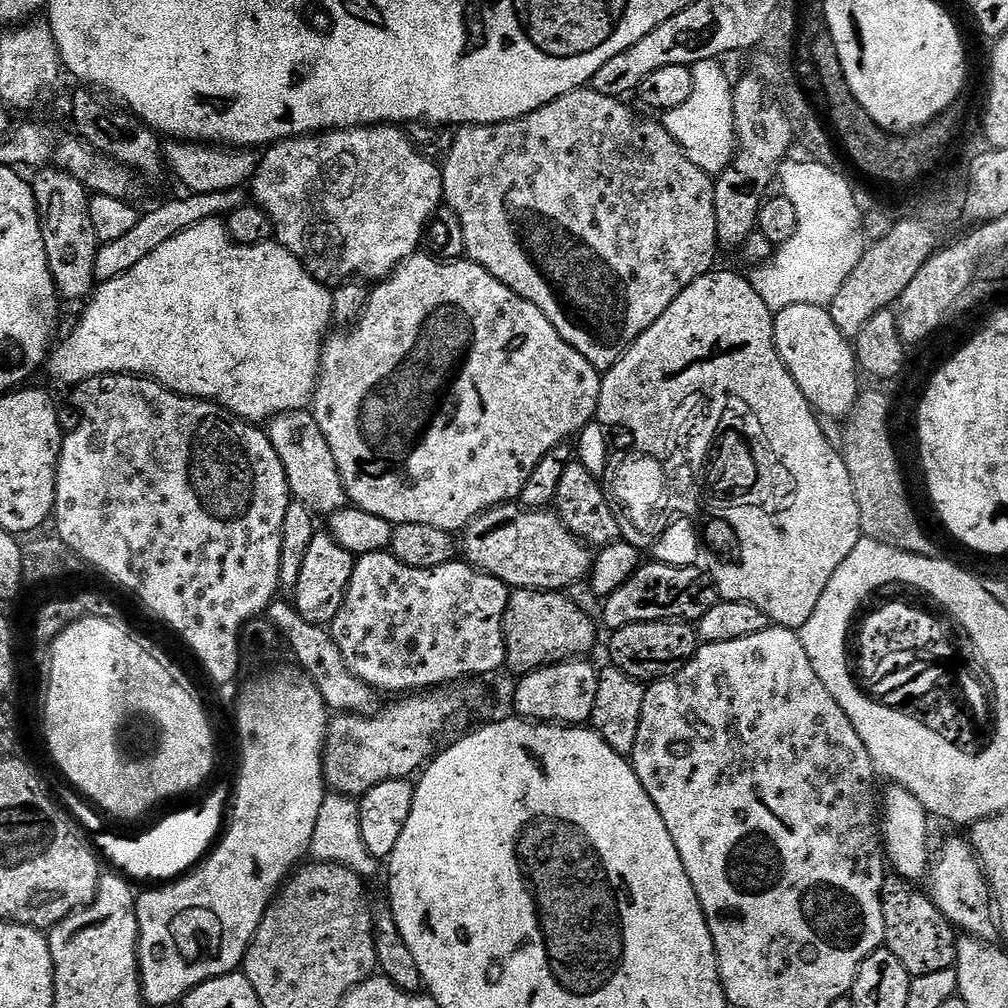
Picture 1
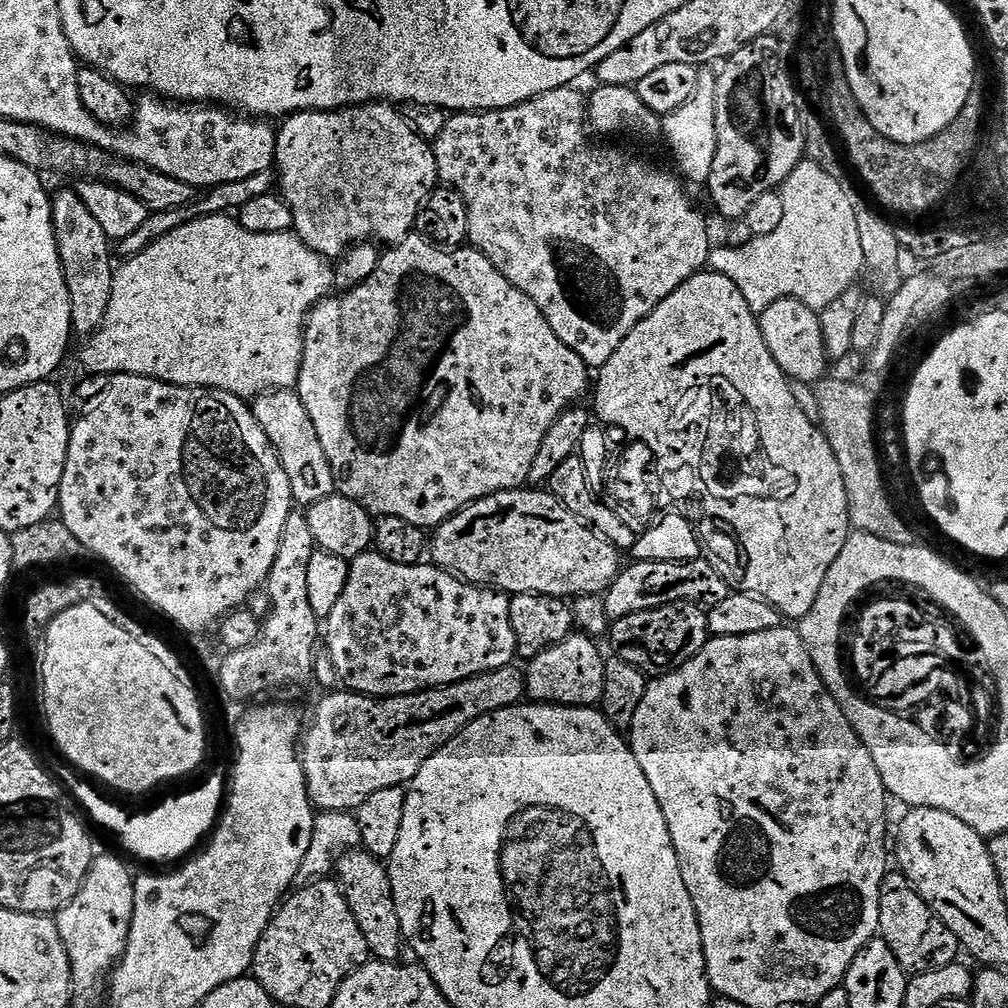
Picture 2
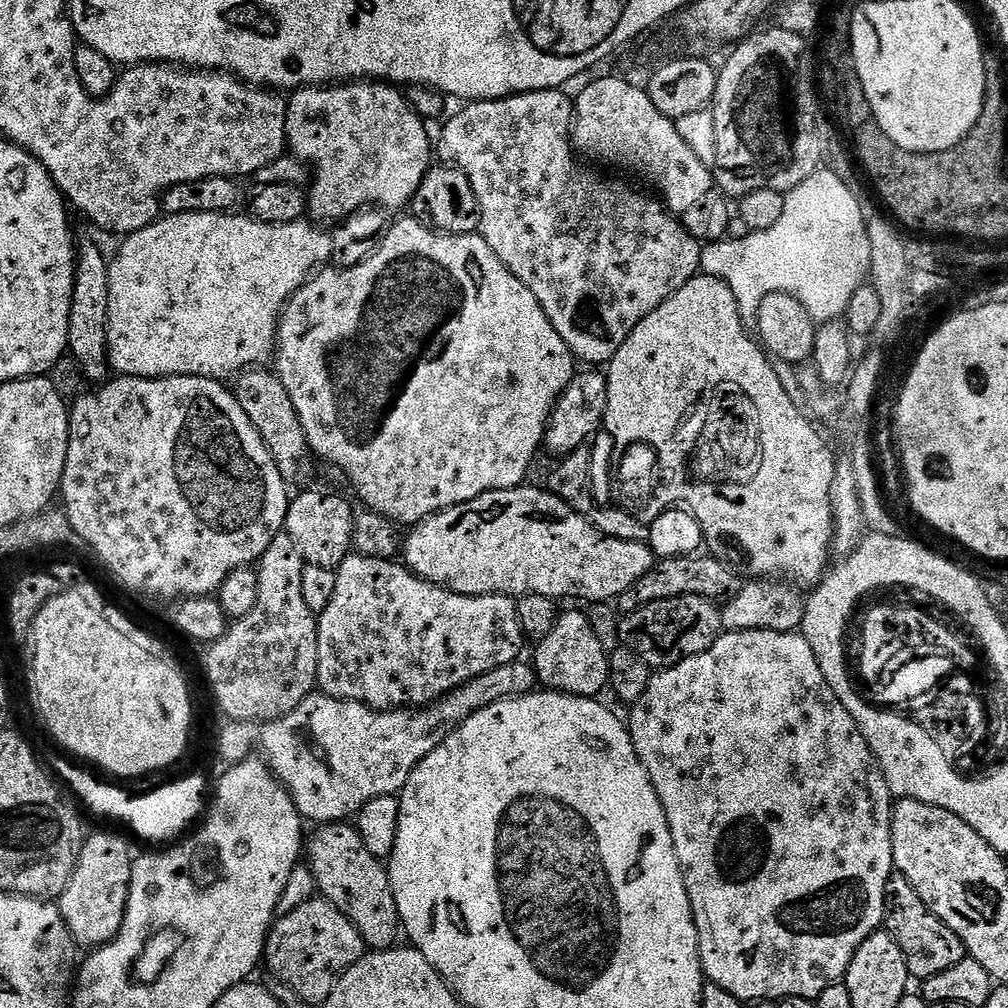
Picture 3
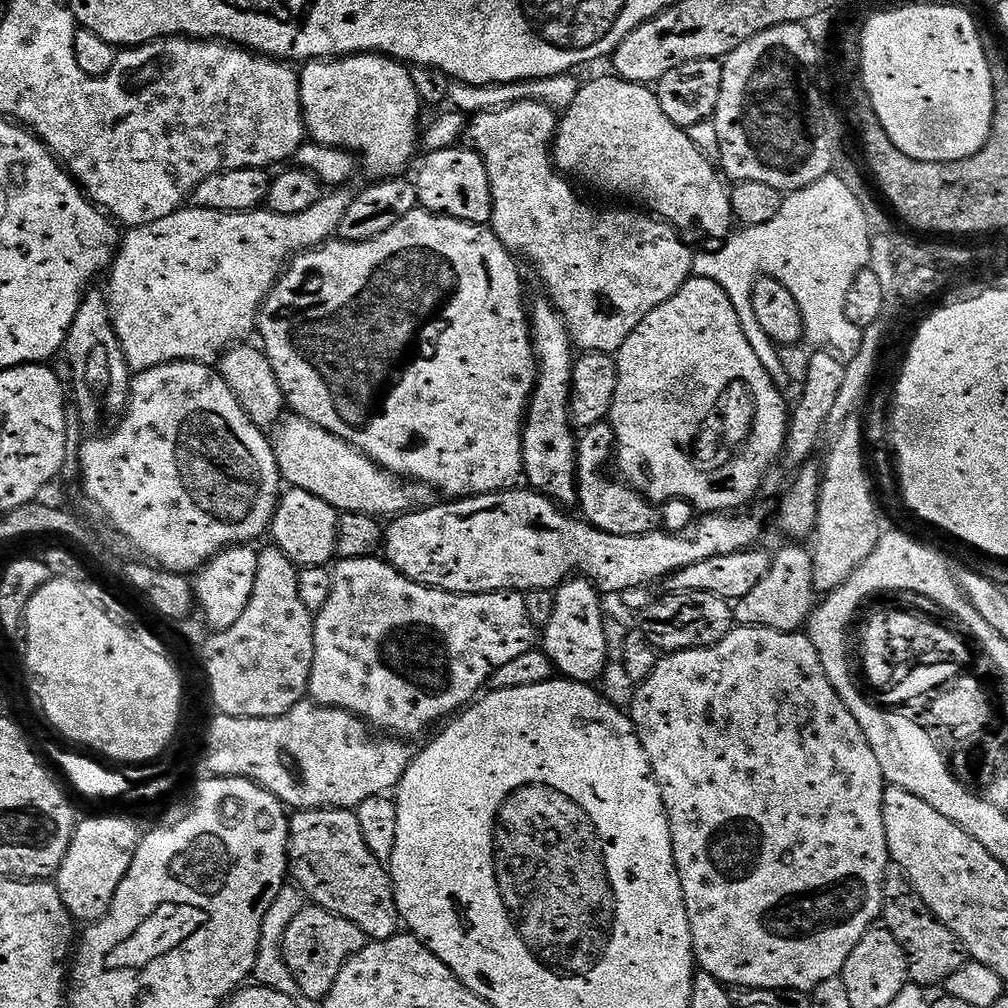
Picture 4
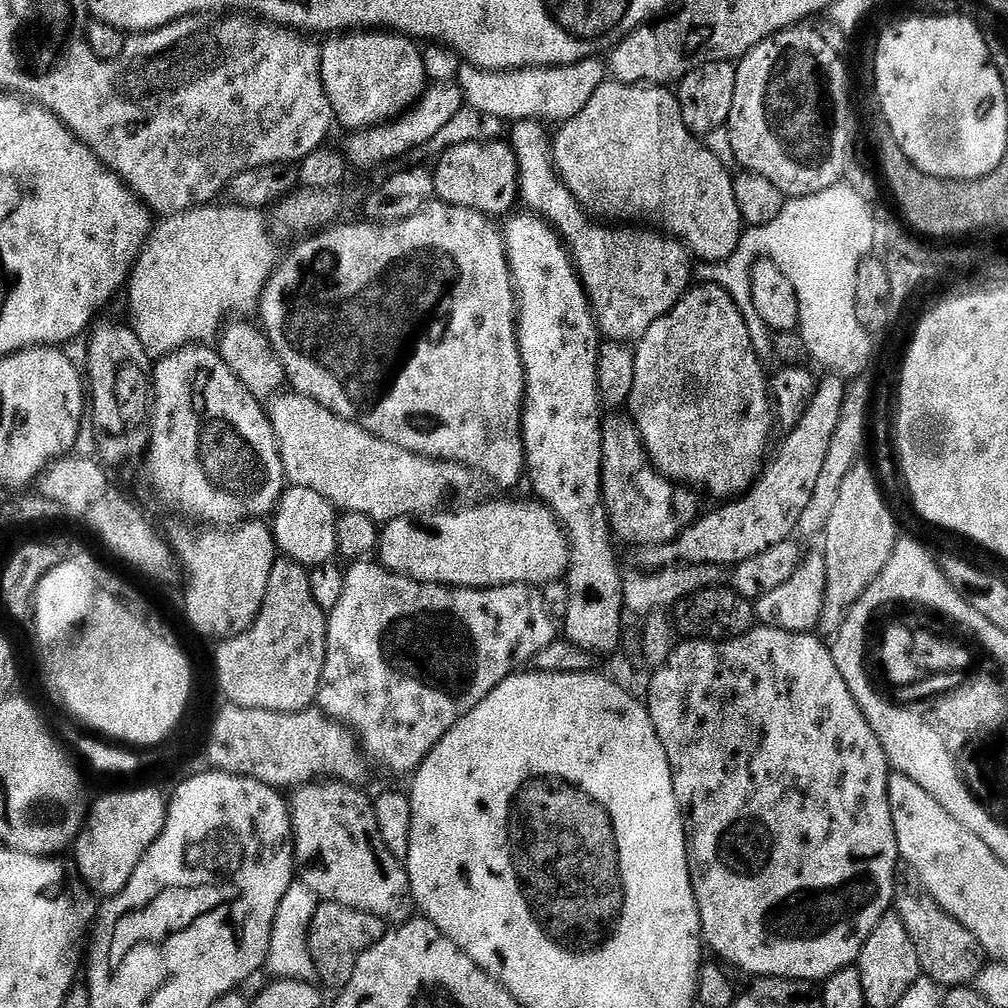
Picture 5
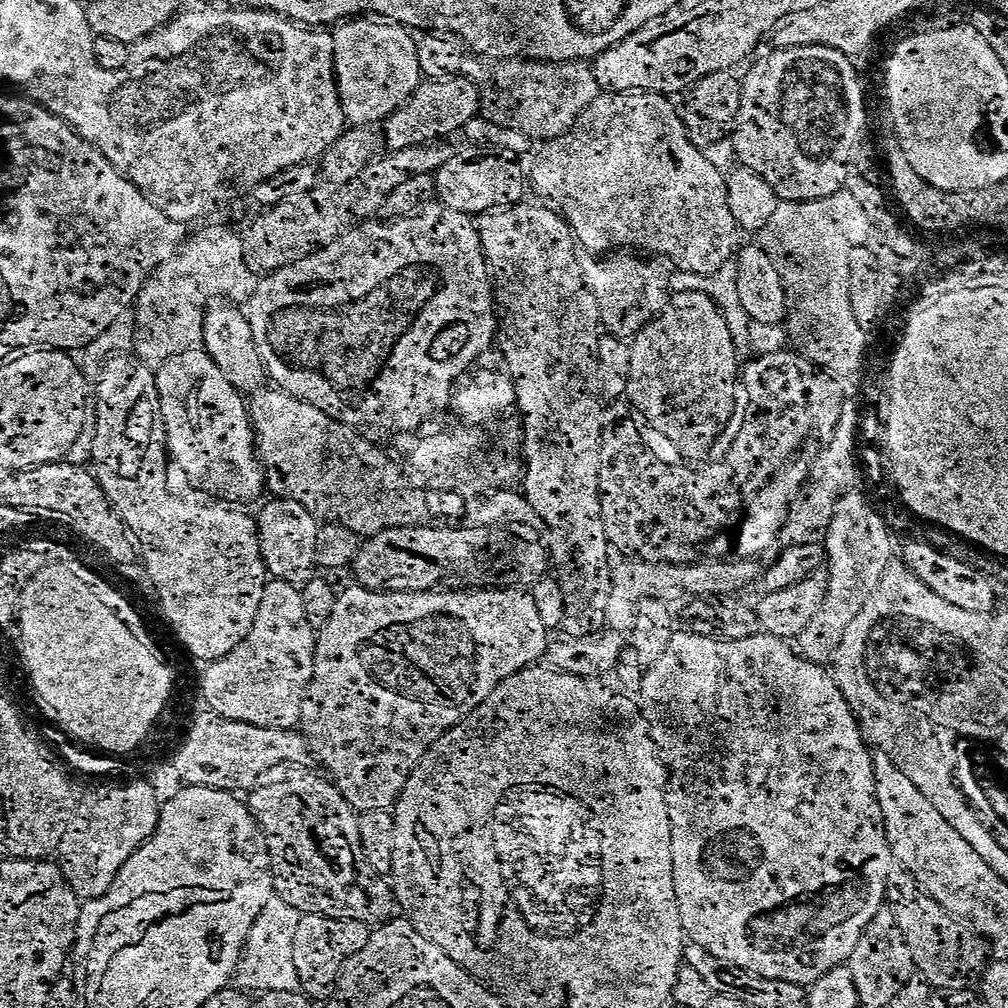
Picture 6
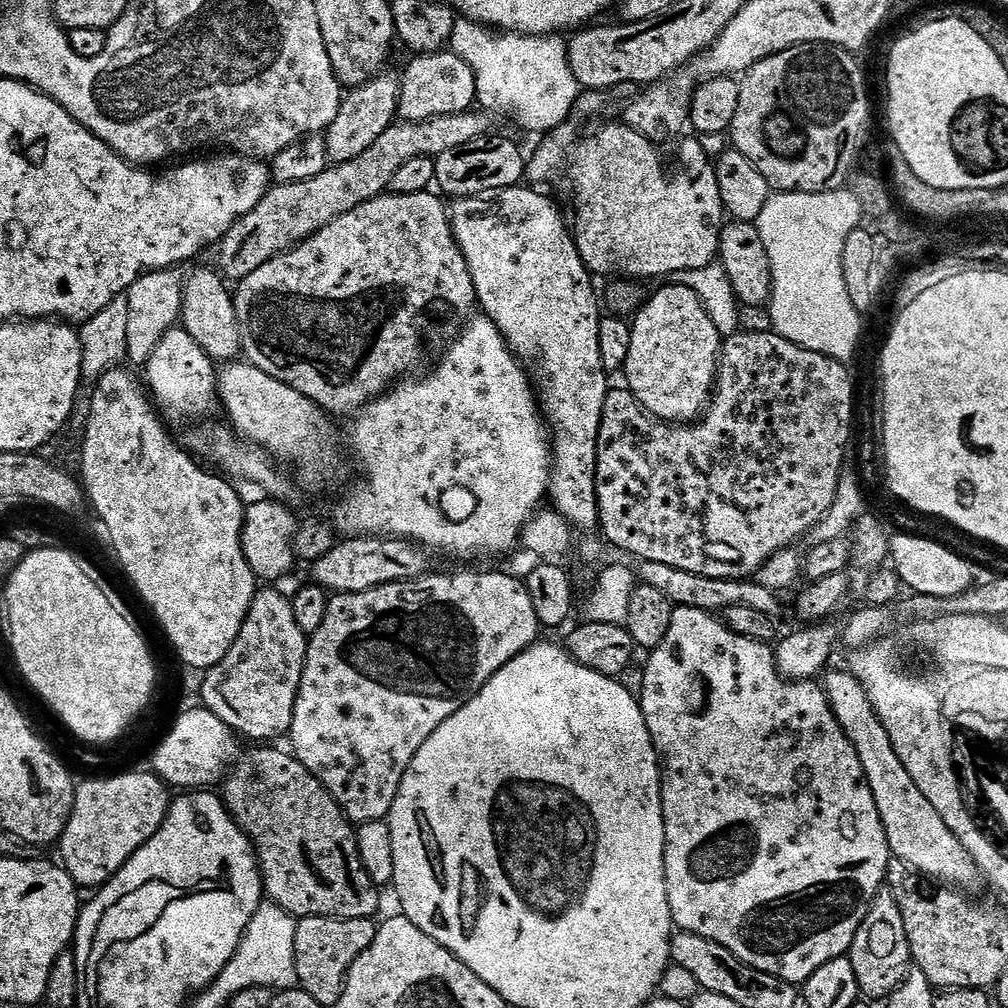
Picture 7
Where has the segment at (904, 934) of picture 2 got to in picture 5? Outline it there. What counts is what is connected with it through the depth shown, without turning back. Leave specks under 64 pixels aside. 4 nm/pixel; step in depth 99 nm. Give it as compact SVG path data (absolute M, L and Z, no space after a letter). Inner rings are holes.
M916 892L898 893L894 914L906 928L906 934L920 963L921 973L933 984L945 989L971 985L982 967L979 944L970 930L966 930L954 917L943 912L927 895Z

